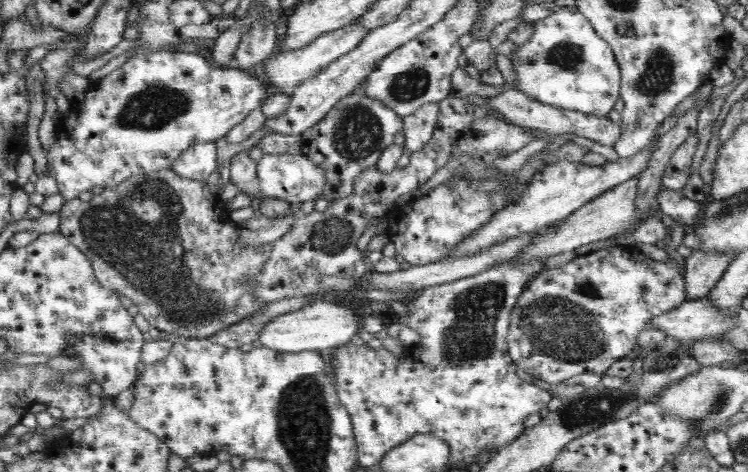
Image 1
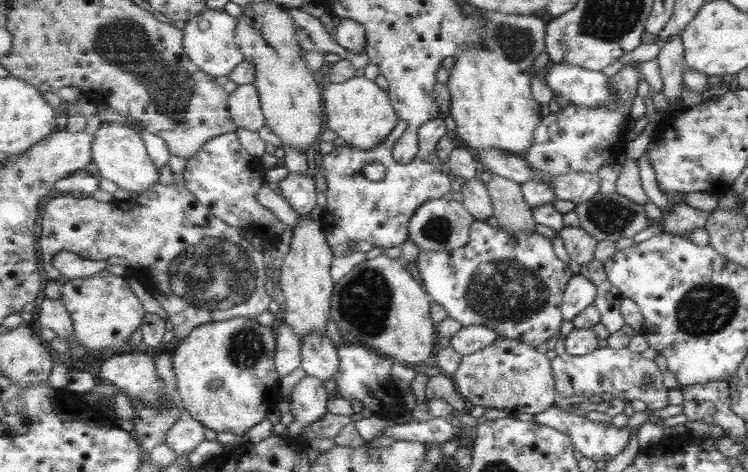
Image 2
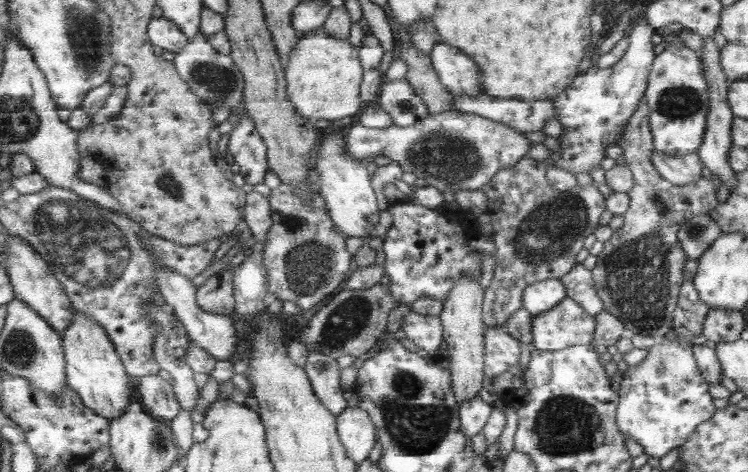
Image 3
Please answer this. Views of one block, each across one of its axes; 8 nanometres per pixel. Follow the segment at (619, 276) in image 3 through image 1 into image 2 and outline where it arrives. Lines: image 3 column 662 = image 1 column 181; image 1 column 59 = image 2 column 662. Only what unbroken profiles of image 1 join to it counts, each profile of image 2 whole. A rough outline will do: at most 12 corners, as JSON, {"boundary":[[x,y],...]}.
{"boundary":[[671,202],[662,232],[683,237],[704,228],[711,212]]}

